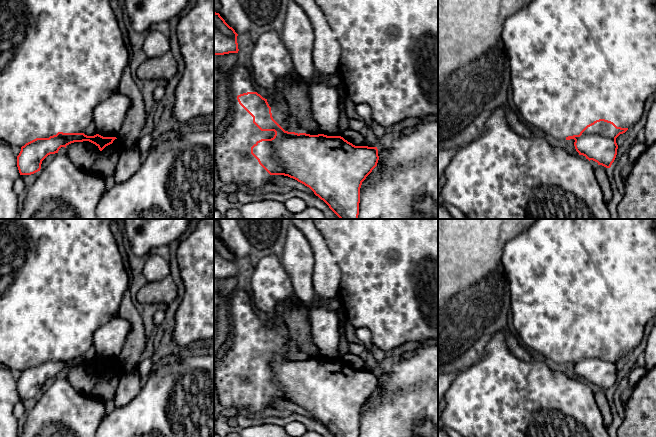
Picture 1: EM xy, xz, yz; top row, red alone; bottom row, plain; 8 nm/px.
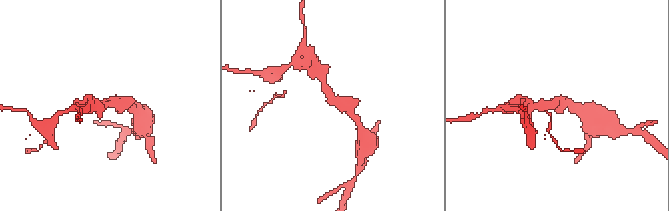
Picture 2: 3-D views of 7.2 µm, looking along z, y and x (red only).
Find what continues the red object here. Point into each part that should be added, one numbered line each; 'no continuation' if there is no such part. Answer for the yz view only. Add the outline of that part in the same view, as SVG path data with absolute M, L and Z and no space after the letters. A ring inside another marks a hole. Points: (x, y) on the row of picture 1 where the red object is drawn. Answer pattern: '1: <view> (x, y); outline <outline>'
no continuation

